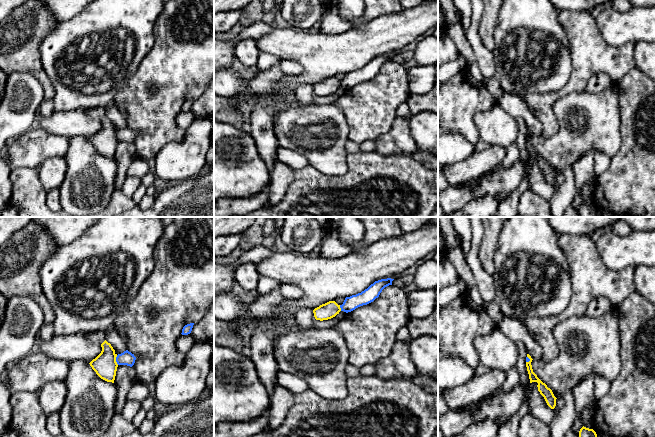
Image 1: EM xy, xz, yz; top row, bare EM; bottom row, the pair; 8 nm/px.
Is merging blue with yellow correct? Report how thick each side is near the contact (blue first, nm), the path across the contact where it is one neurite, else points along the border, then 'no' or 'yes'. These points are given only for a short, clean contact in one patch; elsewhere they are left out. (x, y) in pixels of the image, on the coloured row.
110/190 nm | along xy (116, 355), (116, 362), (118, 364) | no

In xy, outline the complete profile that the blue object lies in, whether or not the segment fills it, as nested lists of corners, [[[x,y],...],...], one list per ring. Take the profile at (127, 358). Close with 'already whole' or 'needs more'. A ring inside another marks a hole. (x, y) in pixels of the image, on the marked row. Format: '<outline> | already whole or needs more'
[[[128,350],[124,351],[121,354],[118,354],[116,357],[116,362],[118,365],[127,365],[132,367],[135,363],[136,357],[134,354],[129,352]]] | already whole

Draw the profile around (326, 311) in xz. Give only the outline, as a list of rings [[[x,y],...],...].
[[[329,301],[313,310],[316,320],[328,320],[335,317],[341,311],[340,305],[335,301]]]

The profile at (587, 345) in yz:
[[[608,310],[600,317],[571,317],[559,322],[552,330],[559,346],[559,354],[551,362],[532,360],[533,372],[555,391],[558,396],[574,389],[586,376],[602,376],[612,382],[622,368],[621,336],[618,329],[618,313]]]

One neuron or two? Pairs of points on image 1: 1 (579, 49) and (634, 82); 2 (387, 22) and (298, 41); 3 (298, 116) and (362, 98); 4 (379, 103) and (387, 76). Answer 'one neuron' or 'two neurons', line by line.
1: two neurons
2: one neuron
3: two neurons
4: one neuron

